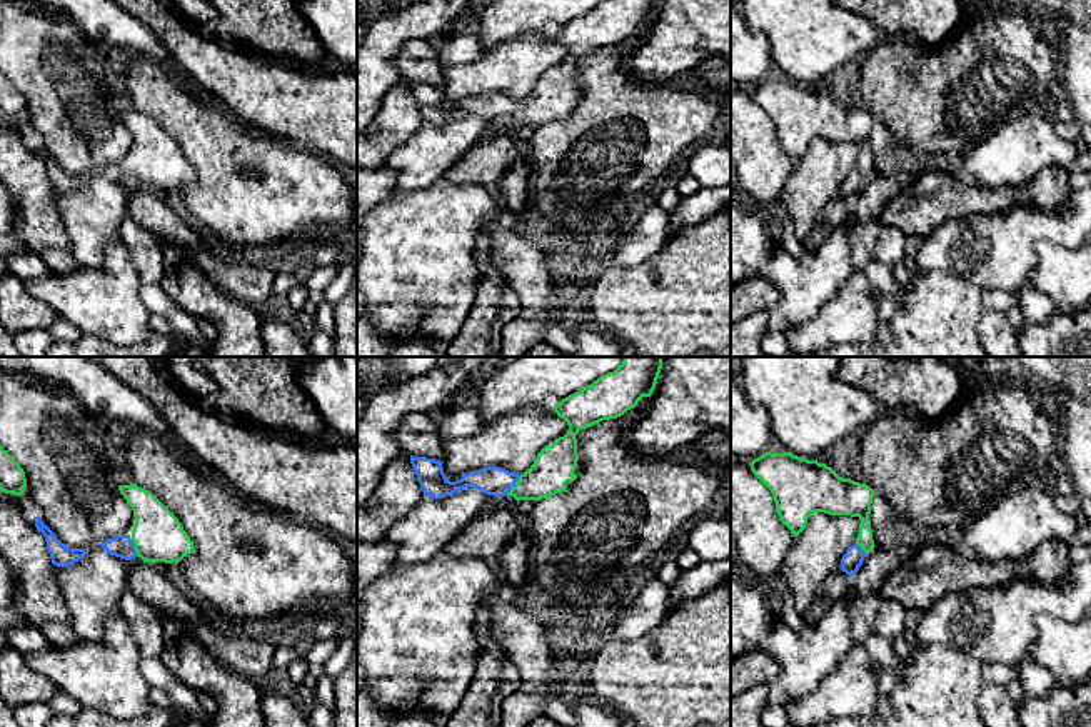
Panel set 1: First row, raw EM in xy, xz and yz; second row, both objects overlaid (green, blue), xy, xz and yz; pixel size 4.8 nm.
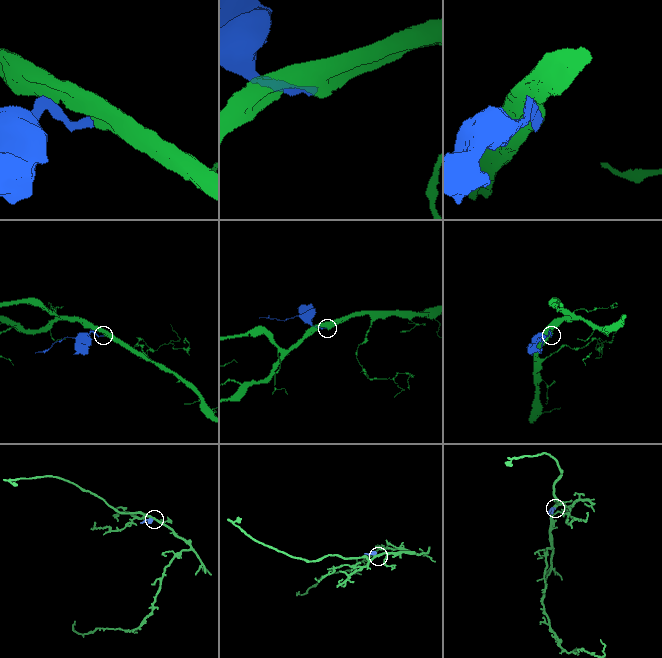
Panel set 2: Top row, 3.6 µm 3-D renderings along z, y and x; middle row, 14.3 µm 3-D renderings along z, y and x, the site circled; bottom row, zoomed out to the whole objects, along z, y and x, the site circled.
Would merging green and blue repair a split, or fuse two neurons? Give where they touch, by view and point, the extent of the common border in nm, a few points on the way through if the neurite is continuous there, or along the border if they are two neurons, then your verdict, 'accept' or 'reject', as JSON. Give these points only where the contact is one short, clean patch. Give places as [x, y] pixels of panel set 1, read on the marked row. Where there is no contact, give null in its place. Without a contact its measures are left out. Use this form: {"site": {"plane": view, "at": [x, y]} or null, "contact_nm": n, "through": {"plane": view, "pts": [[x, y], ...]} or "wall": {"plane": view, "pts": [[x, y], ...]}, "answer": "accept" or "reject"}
{"site": {"plane": "xy", "at": [135, 547]}, "contact_nm": 100, "through": {"plane": "xy", "pts": [[157, 534], [135, 547], [120, 546]]}, "answer": "accept"}

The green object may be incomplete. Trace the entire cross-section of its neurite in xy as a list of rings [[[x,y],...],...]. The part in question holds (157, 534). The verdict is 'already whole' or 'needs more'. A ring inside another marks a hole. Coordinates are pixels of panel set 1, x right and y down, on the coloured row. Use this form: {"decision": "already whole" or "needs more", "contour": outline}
{"decision": "needs more", "contour": [[[137,484],[118,485],[120,494],[133,510],[135,525],[130,535],[107,539],[100,545],[115,557],[155,564],[180,562],[194,552],[194,542],[178,519],[148,490]]]}

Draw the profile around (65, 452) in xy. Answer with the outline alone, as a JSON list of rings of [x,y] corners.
[[[0,372],[0,445],[25,472],[27,489],[22,499],[68,549],[90,549],[117,535],[132,535],[133,510],[112,480],[112,457],[127,432],[118,422],[90,415],[62,384]]]

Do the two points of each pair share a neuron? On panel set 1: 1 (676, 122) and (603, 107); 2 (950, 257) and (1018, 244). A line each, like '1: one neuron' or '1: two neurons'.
1: one neuron
2: one neuron

